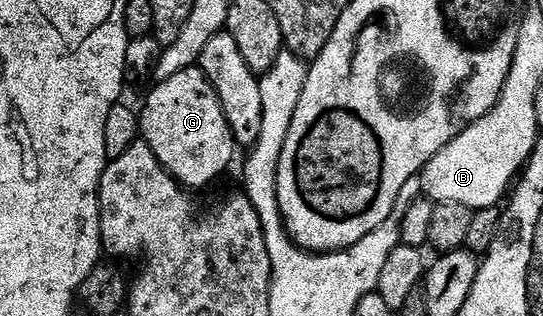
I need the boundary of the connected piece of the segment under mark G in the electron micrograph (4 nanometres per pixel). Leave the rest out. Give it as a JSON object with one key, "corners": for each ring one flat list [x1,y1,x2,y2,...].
{"corners":[[194,65,170,76,170,80,156,82,153,87,144,102,144,111,141,109,138,114,142,141,181,186,210,185,238,153,210,80,206,80,199,65]]}

